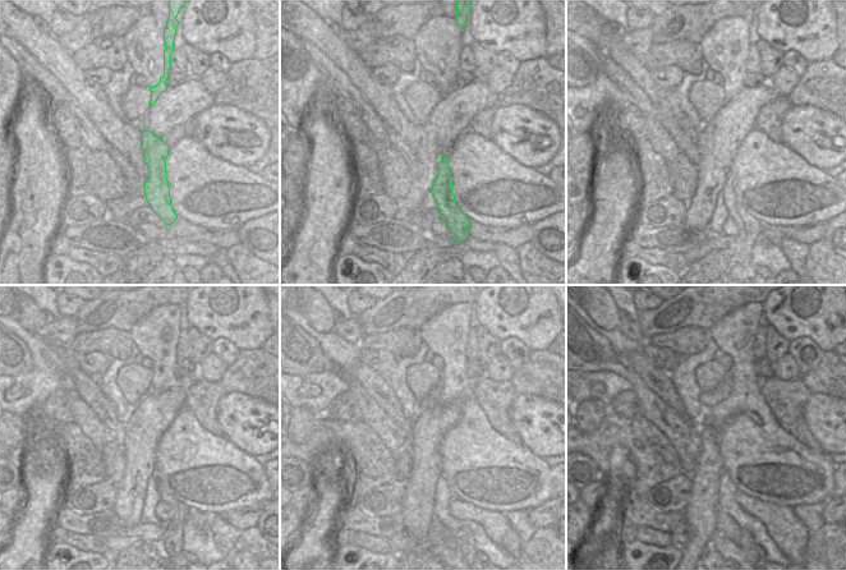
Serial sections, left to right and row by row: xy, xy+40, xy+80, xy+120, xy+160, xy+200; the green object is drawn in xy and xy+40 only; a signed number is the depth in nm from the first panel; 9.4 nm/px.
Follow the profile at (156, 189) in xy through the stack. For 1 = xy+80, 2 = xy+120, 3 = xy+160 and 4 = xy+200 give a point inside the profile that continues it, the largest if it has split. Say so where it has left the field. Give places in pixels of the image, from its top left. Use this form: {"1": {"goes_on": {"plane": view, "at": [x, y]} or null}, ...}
{"1": {"goes_on": {"plane": "xy+80", "at": [748, 228]}}, "2": {"goes_on": {"plane": "xy+120", "at": [171, 543]}}, "3": {"goes_on": {"plane": "xy+160", "at": [461, 541]}}, "4": {"goes_on": {"plane": "xy+200", "at": [745, 541]}}}

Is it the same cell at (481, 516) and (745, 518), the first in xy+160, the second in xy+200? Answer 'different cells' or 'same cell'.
different cells

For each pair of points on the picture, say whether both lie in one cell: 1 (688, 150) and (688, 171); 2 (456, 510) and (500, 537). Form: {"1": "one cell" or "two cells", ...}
{"1": "two cells", "2": "one cell"}

